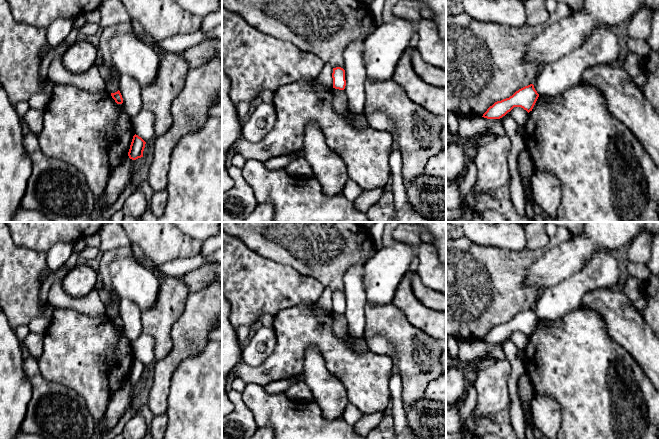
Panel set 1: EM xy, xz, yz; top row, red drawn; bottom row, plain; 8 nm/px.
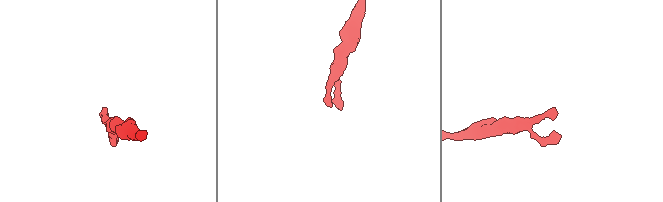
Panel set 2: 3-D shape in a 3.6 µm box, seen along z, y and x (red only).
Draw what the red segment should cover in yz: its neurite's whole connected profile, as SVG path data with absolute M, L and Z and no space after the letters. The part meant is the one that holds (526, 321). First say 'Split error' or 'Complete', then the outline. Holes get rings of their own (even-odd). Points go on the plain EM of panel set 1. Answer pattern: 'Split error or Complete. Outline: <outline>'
Complete. Outline: M533 308L525 310L516 315L509 322L495 326L490 330L482 341L487 343L500 343L510 336L514 331L521 331L528 337L532 335L539 318Z

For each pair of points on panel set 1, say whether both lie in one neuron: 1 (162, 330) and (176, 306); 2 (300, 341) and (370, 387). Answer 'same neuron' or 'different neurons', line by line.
1: same neuron
2: same neuron

